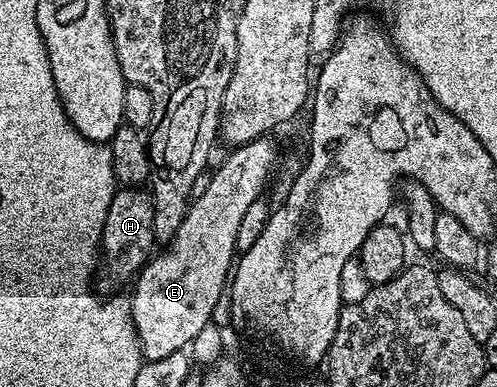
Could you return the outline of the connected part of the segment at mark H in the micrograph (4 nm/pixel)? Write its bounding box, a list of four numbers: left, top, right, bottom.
[101,187,157,290]

